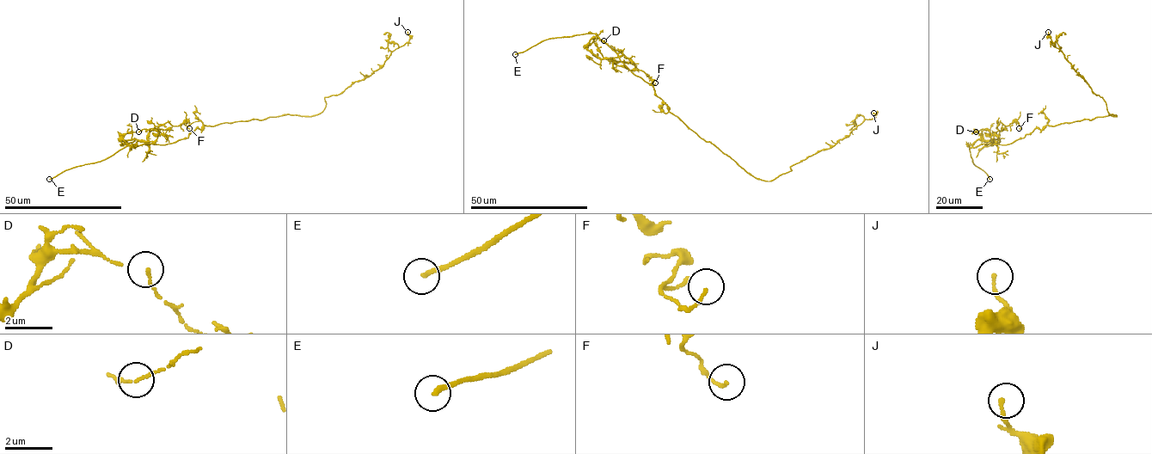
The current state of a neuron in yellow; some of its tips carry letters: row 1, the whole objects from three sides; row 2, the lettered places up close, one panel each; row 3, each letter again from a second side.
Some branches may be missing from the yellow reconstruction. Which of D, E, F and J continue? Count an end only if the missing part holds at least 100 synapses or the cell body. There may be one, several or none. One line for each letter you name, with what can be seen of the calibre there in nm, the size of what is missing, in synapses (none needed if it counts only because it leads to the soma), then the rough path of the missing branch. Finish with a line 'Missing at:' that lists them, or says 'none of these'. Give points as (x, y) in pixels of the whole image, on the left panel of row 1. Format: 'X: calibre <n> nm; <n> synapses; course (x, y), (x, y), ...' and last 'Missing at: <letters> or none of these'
E: calibre 200 nm; course (49, 179), (31, 190), (23, 187)
Missing at: E

